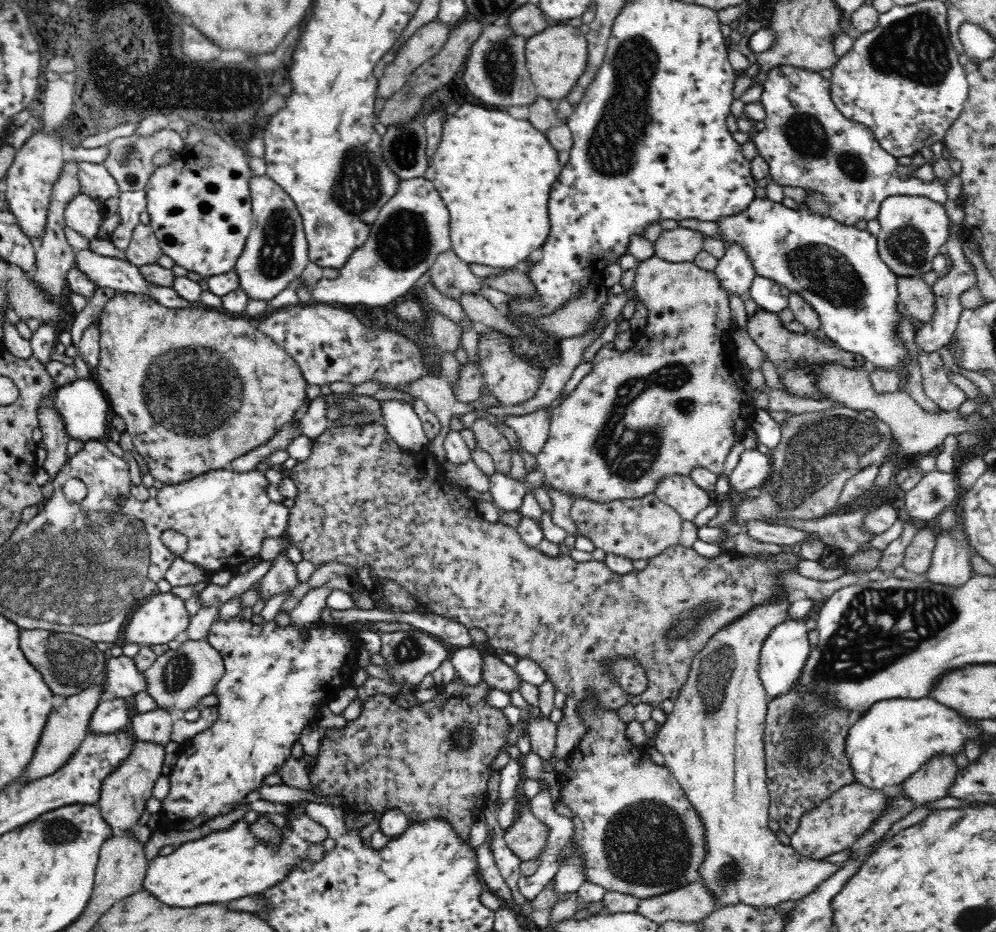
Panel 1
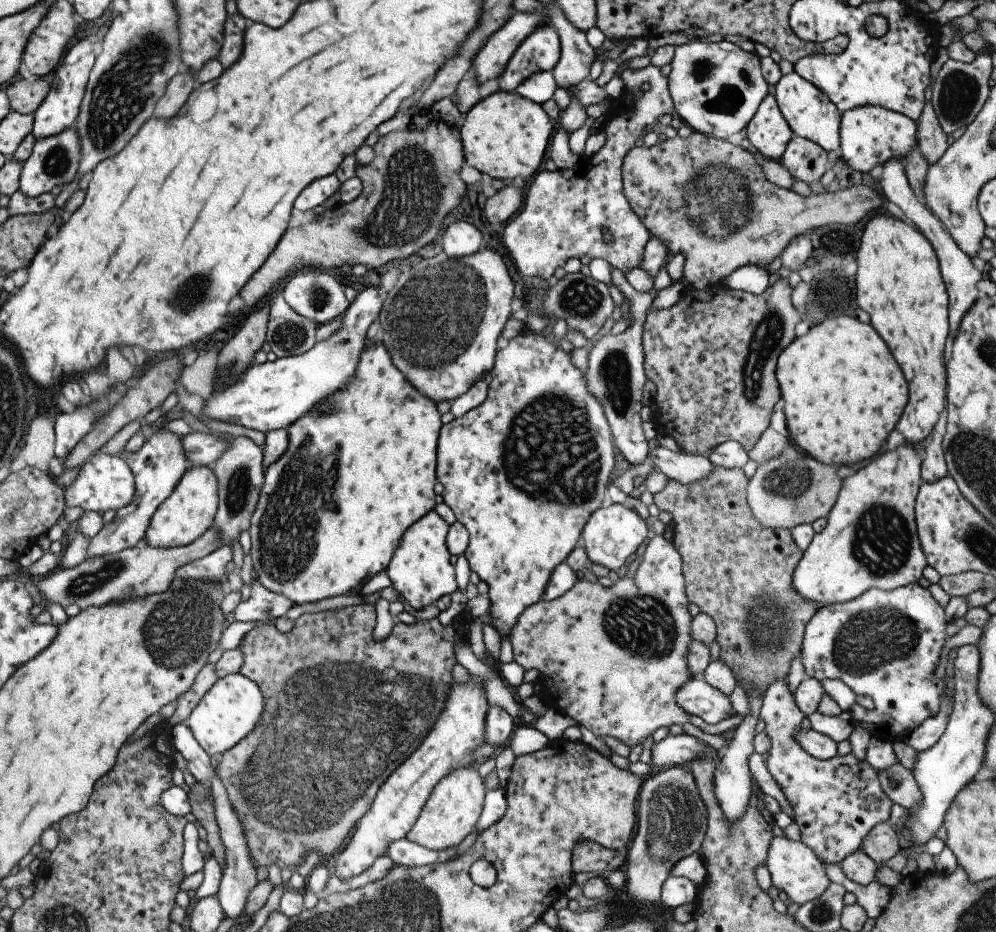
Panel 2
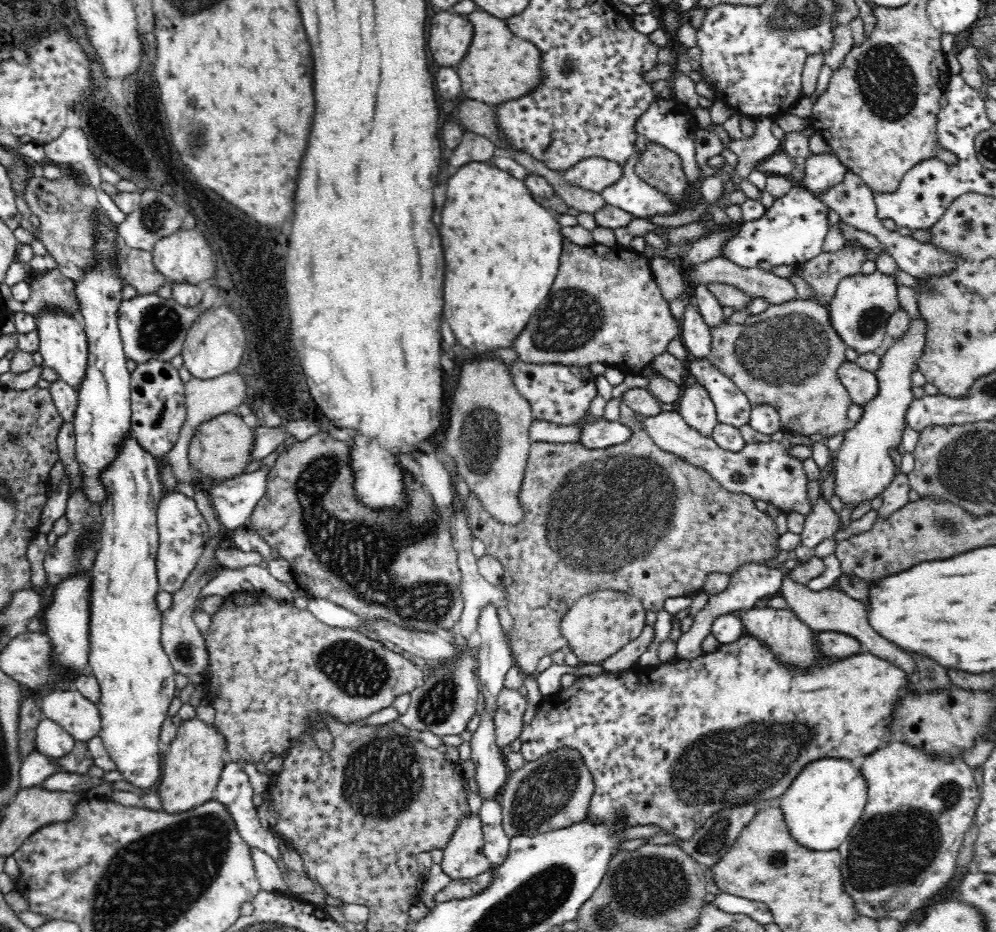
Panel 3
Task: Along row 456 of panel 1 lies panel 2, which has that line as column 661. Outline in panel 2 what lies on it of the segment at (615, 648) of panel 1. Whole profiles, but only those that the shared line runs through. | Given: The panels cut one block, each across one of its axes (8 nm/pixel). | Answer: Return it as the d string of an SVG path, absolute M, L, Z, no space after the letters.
M773 278L769 288L759 296L723 286L709 290L683 286L681 300L673 304L673 308L647 314L643 326L643 368L647 380L655 386L653 422L675 440L679 452L707 458L719 444L739 442L749 454L759 436L769 428L773 408L781 400L775 378L777 358L795 340L793 330L795 324L801 322L801 314L791 306L789 296L791 286L787 278Z

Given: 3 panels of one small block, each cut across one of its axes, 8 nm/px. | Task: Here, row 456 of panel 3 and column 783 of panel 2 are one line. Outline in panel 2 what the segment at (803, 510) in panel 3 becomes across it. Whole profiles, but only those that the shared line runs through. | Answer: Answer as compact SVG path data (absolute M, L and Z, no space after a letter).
M775 680L761 704L759 712L761 722L765 724L765 734L771 740L769 758L765 760L765 768L771 778L781 788L787 804L793 812L793 822L801 832L801 842L825 864L841 864L849 854L857 852L869 834L869 830L881 822L891 818L893 802L881 790L877 770L867 762L859 762L853 754L835 756L831 760L819 760L803 750L799 742L795 742L801 732L799 724L805 714L793 702L787 680Z

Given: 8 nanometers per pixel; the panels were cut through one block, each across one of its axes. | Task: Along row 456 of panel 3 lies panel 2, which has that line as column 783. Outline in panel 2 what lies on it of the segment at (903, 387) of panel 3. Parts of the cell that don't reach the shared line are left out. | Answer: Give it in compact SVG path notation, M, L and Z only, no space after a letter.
M777 836L769 842L765 868L771 874L771 886L775 886L777 890L783 890L789 896L789 900L799 906L819 898L827 890L827 886L831 884L823 872L821 864L823 862L801 840L793 842L793 840L787 840L785 836Z

